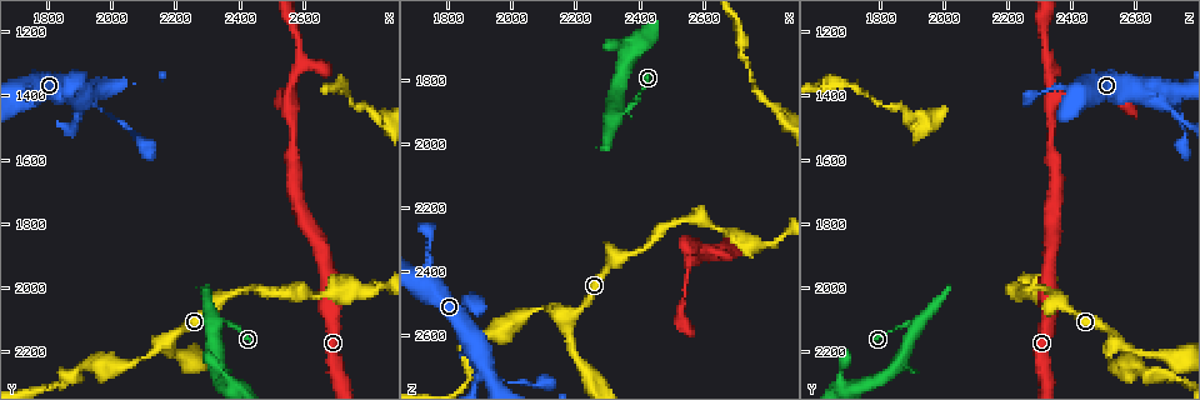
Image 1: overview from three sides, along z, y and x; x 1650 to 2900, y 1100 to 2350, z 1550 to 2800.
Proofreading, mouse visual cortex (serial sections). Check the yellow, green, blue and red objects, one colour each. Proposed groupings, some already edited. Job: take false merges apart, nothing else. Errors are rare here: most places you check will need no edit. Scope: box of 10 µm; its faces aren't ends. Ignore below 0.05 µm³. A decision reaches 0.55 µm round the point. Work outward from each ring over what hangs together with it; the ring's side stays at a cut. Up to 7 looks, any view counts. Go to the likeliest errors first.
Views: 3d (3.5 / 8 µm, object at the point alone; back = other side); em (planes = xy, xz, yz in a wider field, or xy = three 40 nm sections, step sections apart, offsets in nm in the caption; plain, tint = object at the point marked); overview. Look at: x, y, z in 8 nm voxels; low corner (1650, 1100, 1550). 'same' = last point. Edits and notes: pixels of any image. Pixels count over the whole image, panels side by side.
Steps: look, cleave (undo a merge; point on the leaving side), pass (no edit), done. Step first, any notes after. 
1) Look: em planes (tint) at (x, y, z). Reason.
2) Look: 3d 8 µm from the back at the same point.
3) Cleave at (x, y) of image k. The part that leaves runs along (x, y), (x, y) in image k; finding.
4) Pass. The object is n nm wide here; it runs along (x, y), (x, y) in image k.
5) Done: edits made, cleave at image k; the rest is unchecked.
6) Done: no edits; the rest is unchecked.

Look: em xy step 2 (tint) at (2330, 2110, 1910). Sharp bend.

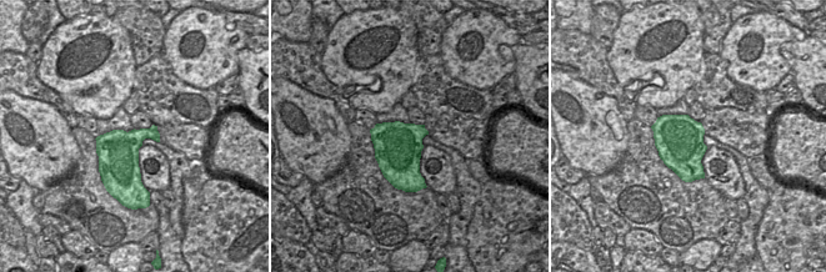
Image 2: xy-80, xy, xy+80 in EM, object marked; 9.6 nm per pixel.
Look: 3d 3.5 µm at the same point. Wider look.

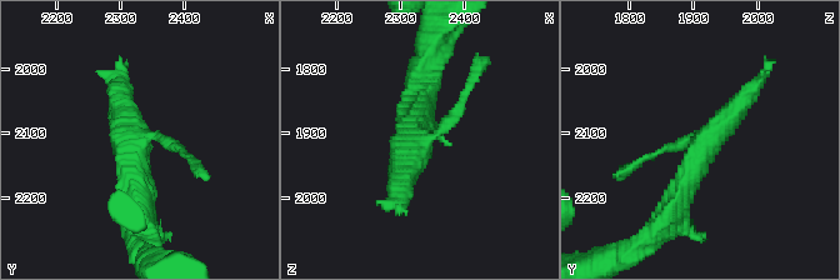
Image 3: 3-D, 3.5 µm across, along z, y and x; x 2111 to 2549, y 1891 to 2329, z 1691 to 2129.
Pass. It runs along (190, 159), (159, 136), (133, 151), (140, 216) in image 3; continuous, no second cell.

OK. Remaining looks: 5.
Look: 3d 3.5 µm at (1930, 1400, 2720). Narrows sharply.

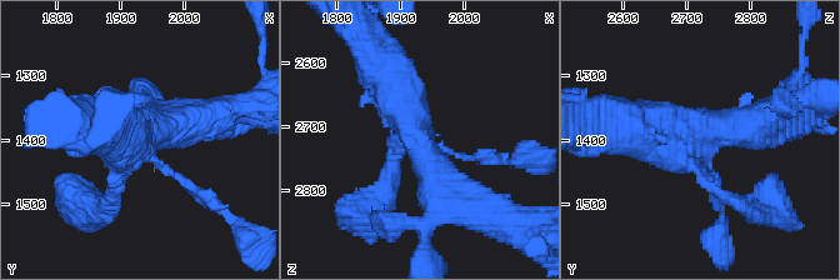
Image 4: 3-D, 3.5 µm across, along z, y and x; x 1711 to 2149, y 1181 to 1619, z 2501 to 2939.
Look: em planes (tint) at (1930, 1395, 2715). 4 arms meet here; the arms are 100, 150, 450, 600 nm wide; need the tissue.

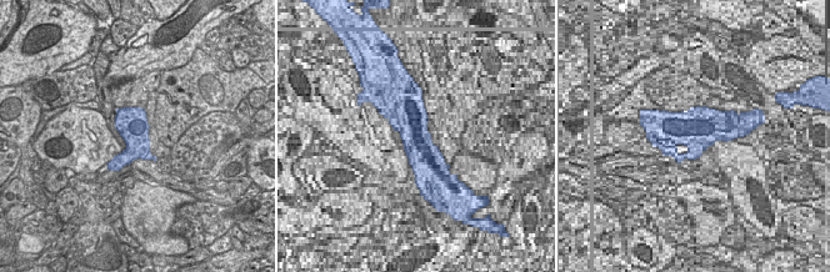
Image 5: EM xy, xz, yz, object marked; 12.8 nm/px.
Pass. The object is 400 nm wide here; it runs along (380, 64), (430, 173), (465, 189) in image 4; all the same cell.

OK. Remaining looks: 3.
Look: em planes (tint) at (2560, 1410, 2330).

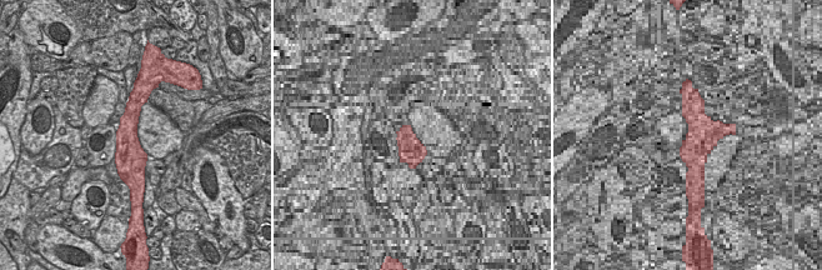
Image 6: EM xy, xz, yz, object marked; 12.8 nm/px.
Look: 3d 3.5 µm at the same point.

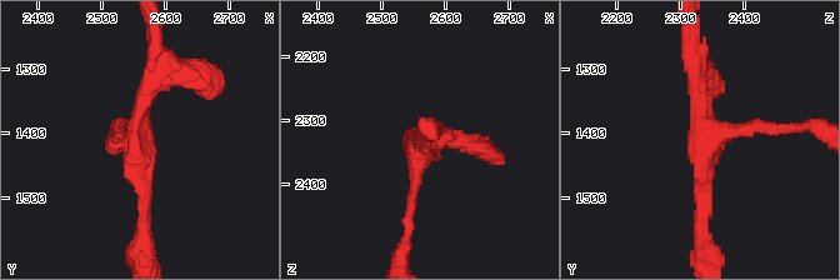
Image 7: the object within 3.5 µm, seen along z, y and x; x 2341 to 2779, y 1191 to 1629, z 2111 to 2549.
Pass. 3 arms meet here; it runs along (136, 98), (129, 120), (129, 178) in image 6; all the same cell.

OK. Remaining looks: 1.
Done: no edits; the rest is unchecked.

